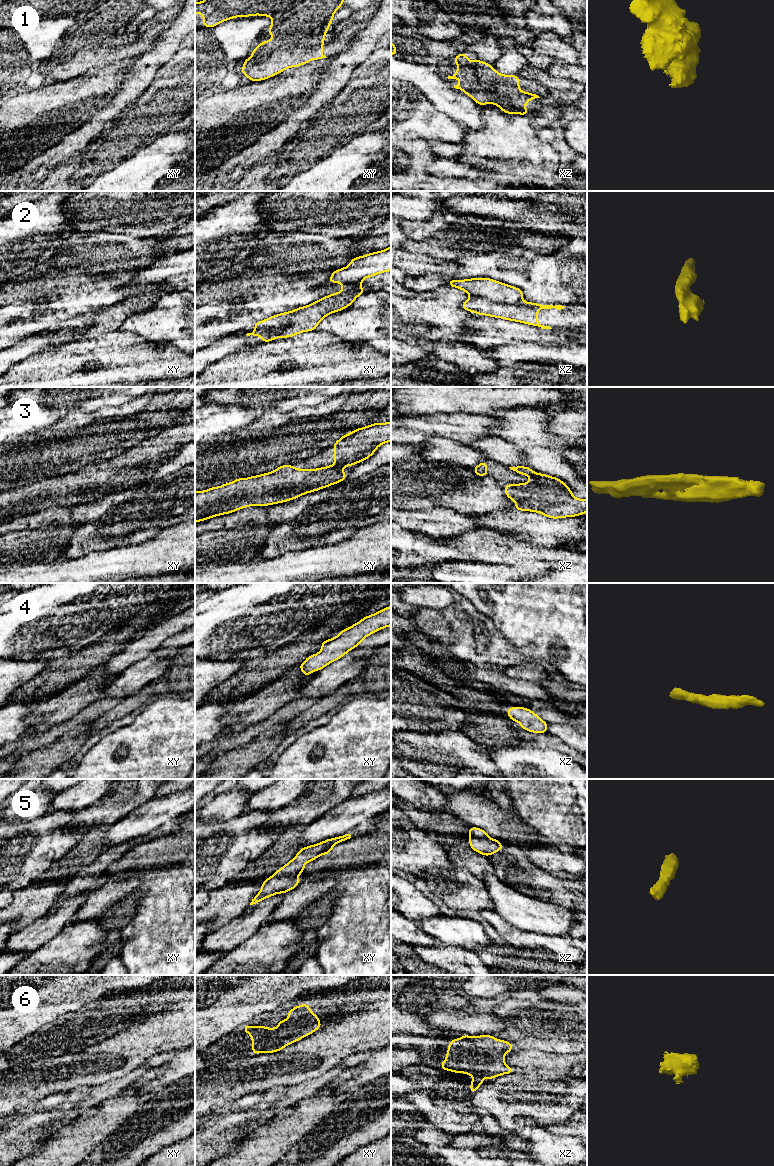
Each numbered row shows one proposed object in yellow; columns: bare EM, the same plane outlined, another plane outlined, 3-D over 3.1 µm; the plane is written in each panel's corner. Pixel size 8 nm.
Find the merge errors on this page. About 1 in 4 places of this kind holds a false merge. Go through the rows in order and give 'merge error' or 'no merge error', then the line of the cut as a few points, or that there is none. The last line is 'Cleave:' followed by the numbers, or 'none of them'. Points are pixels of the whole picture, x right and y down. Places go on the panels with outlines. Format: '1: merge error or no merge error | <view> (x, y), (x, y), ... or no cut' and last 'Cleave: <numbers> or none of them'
1: no merge error | no cut
2: merge error | xz (472, 295), (485, 297), (499, 303), (517, 303), (522, 301)
3: no merge error | no cut
4: no merge error | no cut
5: no merge error | no cut
6: no merge error | no cut
Cleave: 2

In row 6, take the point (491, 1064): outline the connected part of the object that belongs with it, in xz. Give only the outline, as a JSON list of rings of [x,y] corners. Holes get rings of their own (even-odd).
[[[491,1035],[468,1036],[453,1039],[448,1045],[442,1070],[472,1075],[470,1092],[475,1093],[483,1079],[493,1079],[514,1070],[505,1064],[504,1056],[513,1050],[511,1042]]]

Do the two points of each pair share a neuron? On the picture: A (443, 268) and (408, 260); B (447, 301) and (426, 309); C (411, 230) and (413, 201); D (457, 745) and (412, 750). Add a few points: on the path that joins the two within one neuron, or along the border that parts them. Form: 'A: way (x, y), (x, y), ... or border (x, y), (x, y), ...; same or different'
A: way (434, 267), (417, 264); same
B: way (442, 305), (431, 307); same
C: border (435, 215), (421, 220), (402, 220); different
D: way (446, 740), (423, 741); same

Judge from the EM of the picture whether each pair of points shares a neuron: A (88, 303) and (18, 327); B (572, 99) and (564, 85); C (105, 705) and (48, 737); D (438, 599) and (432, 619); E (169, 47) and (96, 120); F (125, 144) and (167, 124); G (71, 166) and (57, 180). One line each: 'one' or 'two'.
A: one
B: two
C: one
D: two
E: one
F: one
G: one

